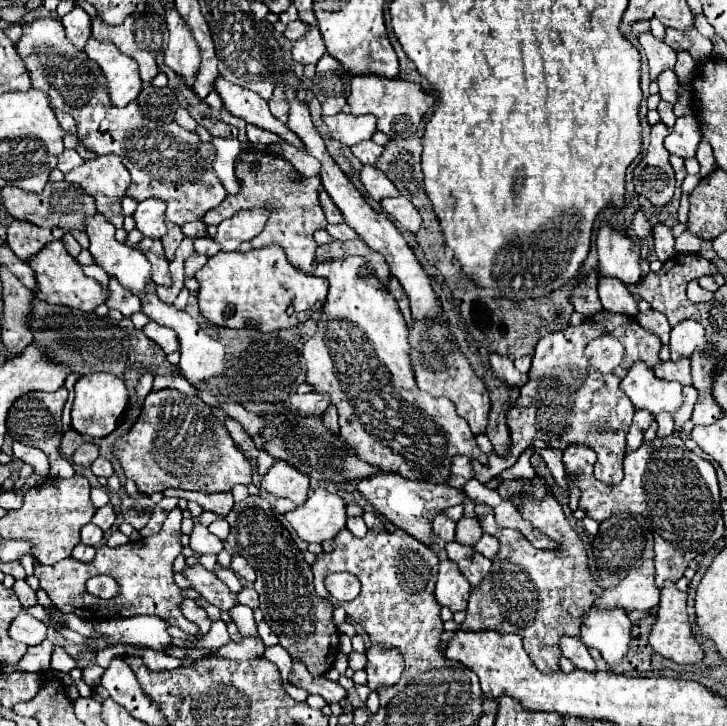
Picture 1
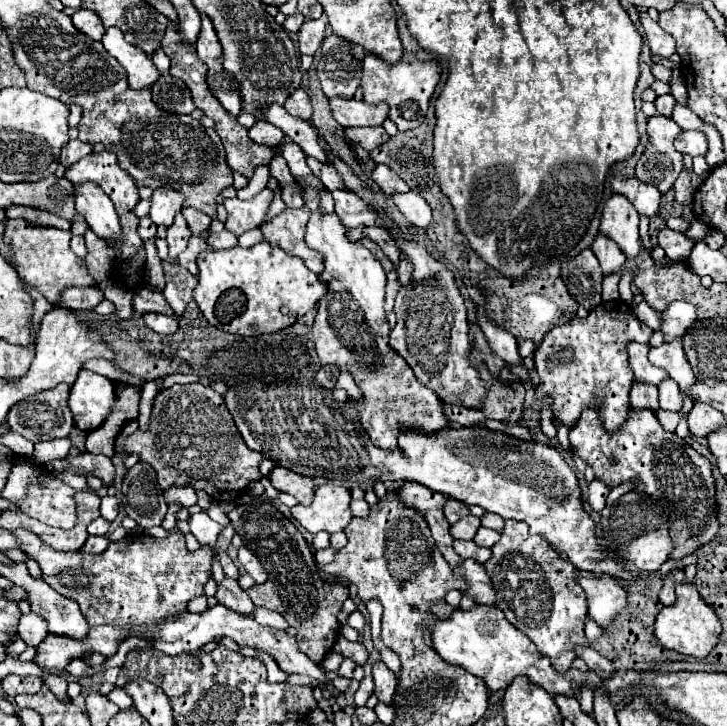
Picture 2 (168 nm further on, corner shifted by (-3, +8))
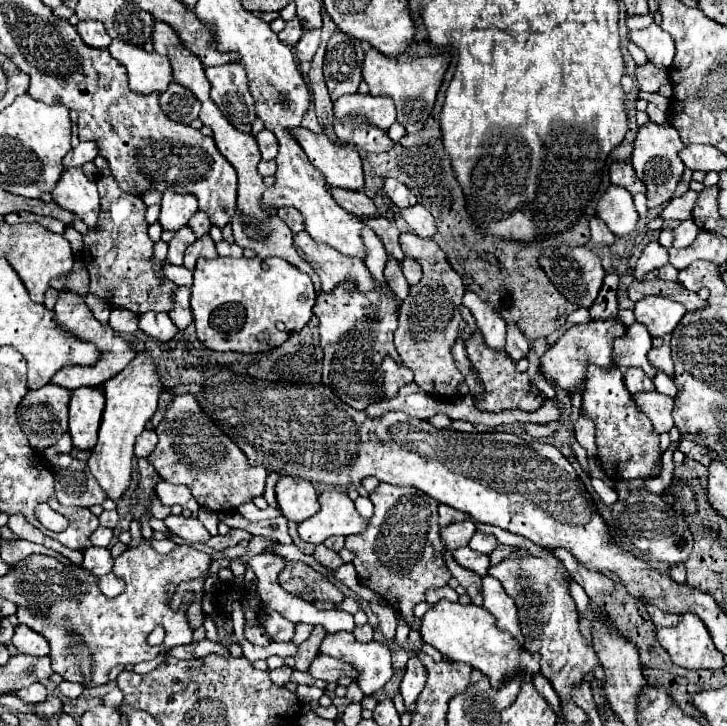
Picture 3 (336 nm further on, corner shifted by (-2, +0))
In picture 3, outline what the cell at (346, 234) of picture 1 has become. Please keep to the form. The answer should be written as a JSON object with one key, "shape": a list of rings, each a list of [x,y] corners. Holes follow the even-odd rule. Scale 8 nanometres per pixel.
{"shape":[[[389,258],[387,266],[385,266],[385,280],[393,288],[393,292],[397,294],[397,298],[403,302],[405,296],[409,294],[409,284],[407,284],[403,272],[401,272],[401,264],[395,262],[393,258]]]}

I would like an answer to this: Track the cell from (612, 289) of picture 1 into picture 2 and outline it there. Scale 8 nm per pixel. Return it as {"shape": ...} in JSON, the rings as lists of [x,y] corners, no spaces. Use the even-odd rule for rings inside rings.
{"shape":[[[598,234],[598,238],[594,240],[592,250],[594,250],[596,258],[600,260],[600,268],[602,268],[604,276],[618,272],[622,268],[622,264],[626,262],[626,256],[618,250],[618,246],[602,234]]]}

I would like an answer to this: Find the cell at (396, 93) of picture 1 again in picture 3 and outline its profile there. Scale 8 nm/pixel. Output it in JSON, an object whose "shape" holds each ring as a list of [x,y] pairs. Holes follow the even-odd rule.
{"shape":[[[371,48],[365,54],[363,62],[363,80],[369,84],[369,90],[373,96],[391,96],[397,106],[397,122],[407,128],[407,134],[415,134],[423,128],[425,120],[429,118],[437,92],[441,88],[443,76],[449,68],[449,56],[447,54],[435,54],[425,58],[413,58],[413,60],[399,60],[399,58],[387,58],[375,48]]]}

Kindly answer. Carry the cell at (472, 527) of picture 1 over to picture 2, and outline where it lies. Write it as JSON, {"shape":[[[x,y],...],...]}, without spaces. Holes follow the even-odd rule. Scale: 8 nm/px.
{"shape":[[[468,514],[466,518],[462,518],[454,526],[450,526],[450,534],[458,540],[472,540],[476,536],[478,528],[480,528],[480,518]]]}

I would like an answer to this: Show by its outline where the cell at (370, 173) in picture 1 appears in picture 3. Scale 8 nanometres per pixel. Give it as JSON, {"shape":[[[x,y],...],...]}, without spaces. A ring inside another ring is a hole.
{"shape":[[[385,178],[385,192],[399,208],[409,208],[409,206],[417,204],[417,198],[409,192],[409,188],[405,188],[405,184],[401,184],[393,178]]]}

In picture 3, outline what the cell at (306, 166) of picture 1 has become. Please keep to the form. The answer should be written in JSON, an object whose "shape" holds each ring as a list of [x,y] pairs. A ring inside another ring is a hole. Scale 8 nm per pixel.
{"shape":[[[331,188],[333,198],[337,198],[337,204],[345,210],[349,210],[355,216],[379,216],[379,210],[375,208],[375,204],[371,202],[371,198],[367,198],[363,192],[351,192],[351,190],[343,190],[343,188]]]}

